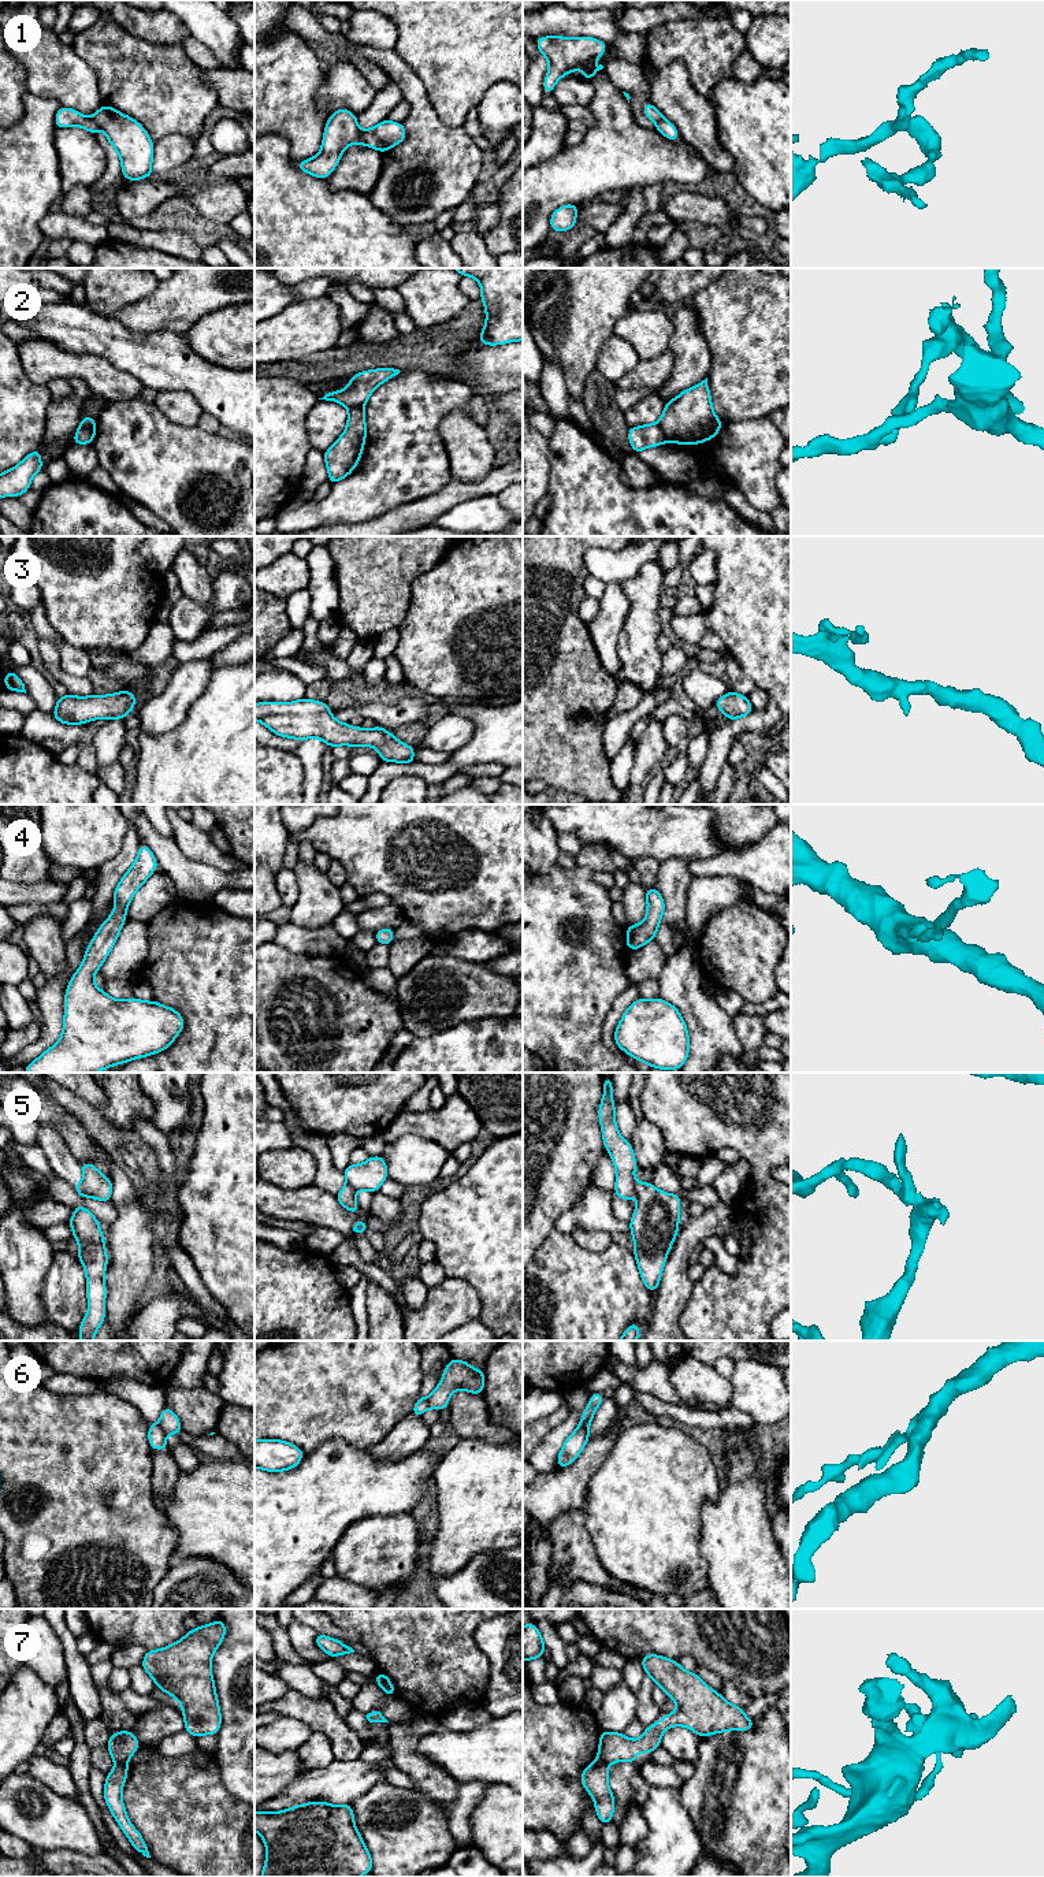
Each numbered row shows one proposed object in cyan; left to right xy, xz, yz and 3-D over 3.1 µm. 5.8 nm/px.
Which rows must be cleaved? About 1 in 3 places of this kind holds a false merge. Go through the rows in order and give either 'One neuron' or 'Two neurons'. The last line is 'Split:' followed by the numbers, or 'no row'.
1: Two neurons
2: Two neurons
3: One neuron
4: One neuron
5: Two neurons
6: Two neurons
7: Two neurons
Split: 1, 2, 5, 6, 7

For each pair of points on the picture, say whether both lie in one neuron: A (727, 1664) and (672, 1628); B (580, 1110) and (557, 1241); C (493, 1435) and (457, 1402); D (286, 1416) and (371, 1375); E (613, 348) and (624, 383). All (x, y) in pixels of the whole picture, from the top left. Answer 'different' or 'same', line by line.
A: same
B: different
C: same
D: same
E: different

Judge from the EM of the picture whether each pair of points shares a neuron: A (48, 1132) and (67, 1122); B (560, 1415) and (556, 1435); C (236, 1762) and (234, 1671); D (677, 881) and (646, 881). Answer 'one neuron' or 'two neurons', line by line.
A: two neurons
B: two neurons
C: one neuron
D: two neurons

